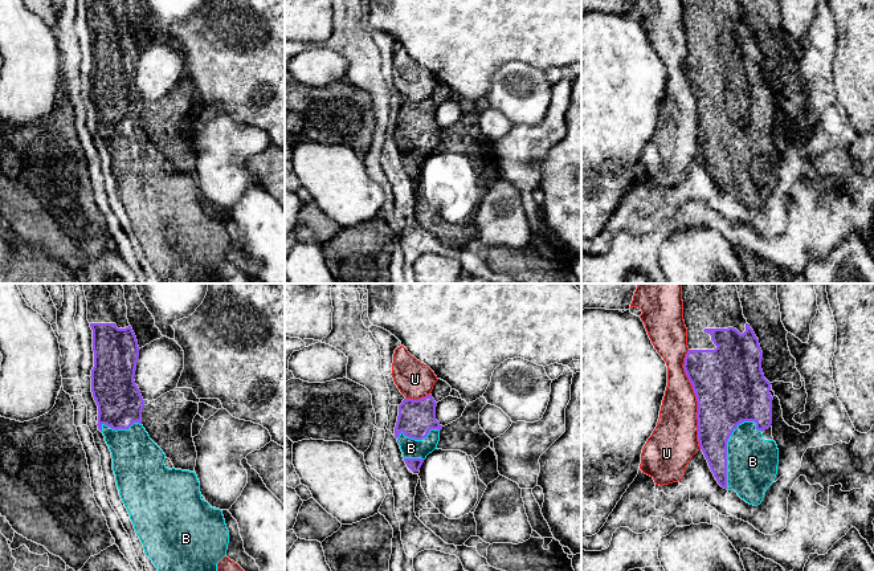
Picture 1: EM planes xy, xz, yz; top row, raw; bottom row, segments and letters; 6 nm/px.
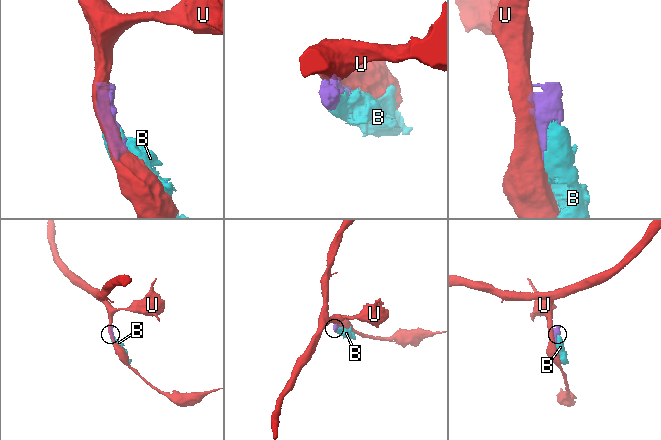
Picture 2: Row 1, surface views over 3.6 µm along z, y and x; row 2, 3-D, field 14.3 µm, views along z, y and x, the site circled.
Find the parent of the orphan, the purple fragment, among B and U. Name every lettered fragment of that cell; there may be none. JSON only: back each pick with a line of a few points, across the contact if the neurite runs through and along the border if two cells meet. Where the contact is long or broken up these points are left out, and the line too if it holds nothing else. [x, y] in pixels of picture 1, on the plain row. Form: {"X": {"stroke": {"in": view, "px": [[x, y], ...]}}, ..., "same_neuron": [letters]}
{"same_neuron": ["B"]}

